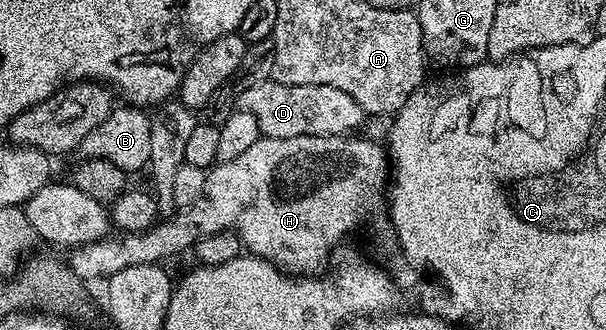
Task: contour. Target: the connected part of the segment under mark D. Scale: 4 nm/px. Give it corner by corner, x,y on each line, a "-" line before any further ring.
271,80
246,88
238,103
239,109
250,112
258,120
261,135
266,138
286,136
338,136
351,135
364,124
362,104
330,84
278,84

